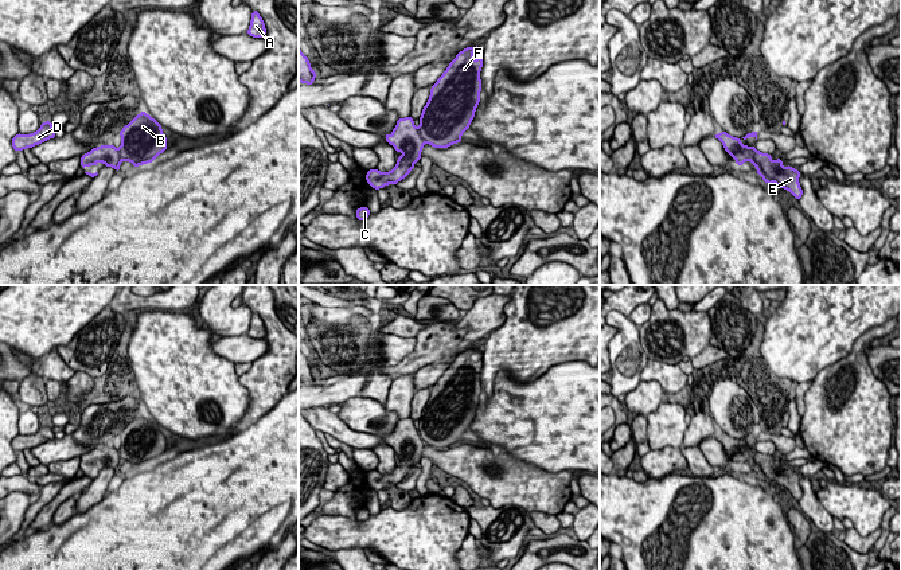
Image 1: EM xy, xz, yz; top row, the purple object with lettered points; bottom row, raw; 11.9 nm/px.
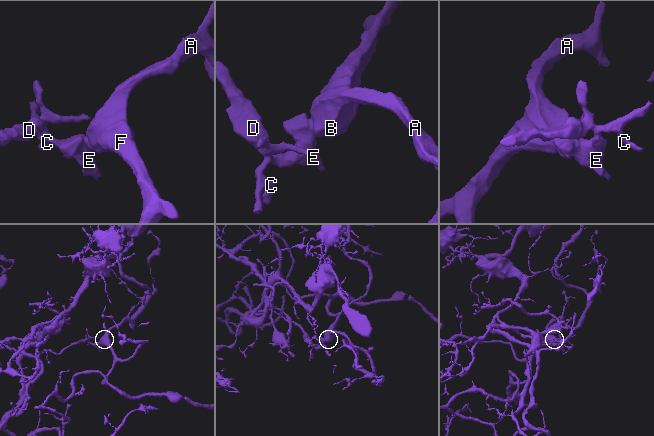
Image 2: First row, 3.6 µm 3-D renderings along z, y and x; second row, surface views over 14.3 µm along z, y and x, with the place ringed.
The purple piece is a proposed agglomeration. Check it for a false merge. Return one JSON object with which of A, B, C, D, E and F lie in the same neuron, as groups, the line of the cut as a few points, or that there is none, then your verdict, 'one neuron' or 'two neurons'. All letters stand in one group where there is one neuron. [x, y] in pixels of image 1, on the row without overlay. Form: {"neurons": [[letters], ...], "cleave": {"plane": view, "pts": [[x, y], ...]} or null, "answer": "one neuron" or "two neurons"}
{"neurons": [["A", "B", "C", "D", "E", "F"]], "cleave": null, "answer": "one neuron"}

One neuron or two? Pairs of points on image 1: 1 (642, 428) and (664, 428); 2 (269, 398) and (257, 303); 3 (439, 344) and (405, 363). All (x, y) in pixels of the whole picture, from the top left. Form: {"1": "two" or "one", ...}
{"1": "two", "2": "one", "3": "one"}

